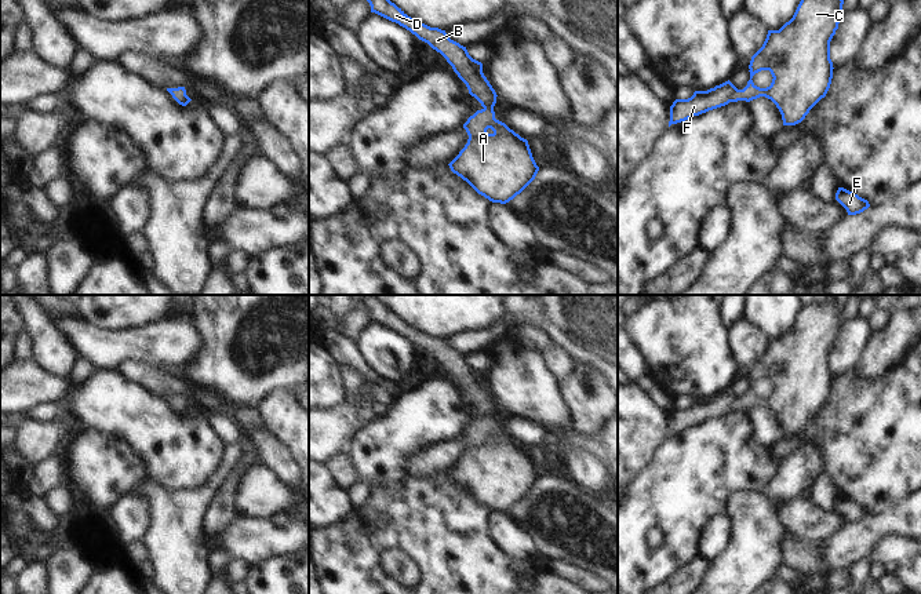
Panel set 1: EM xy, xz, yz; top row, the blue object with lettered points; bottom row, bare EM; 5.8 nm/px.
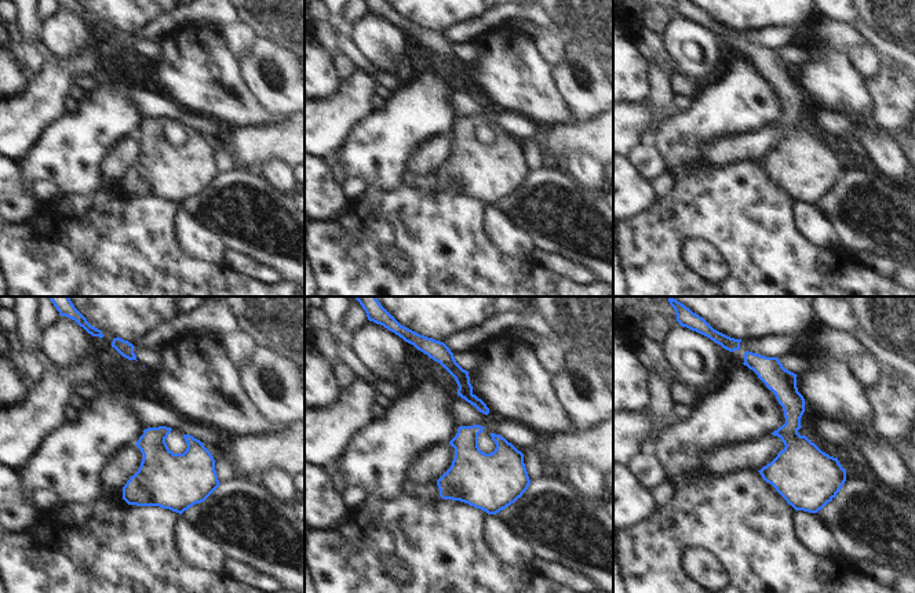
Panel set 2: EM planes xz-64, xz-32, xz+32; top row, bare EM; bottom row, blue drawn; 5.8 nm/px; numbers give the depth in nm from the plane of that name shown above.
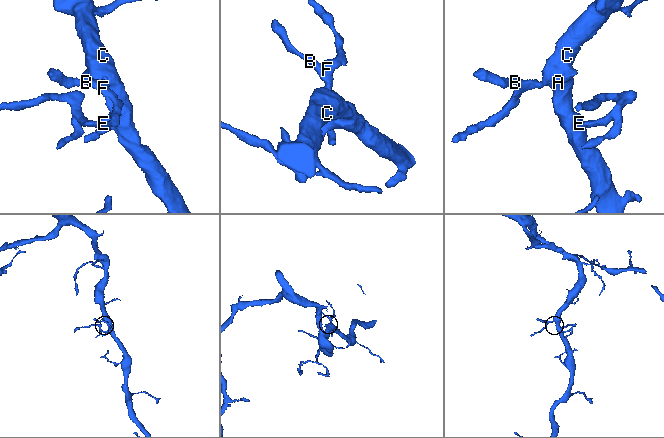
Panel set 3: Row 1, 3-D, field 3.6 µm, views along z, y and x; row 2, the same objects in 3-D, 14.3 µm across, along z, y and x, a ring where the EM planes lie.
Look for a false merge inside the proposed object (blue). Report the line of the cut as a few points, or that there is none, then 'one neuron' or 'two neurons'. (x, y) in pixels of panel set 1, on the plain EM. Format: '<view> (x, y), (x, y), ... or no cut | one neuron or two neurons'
no cut | one neuron

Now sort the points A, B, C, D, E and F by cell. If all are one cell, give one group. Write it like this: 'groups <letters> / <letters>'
groups A B C D E F

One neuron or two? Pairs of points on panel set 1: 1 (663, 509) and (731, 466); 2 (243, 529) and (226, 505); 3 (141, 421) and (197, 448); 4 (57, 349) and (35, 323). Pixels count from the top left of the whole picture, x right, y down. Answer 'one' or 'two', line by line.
1: one
2: two
3: one
4: one

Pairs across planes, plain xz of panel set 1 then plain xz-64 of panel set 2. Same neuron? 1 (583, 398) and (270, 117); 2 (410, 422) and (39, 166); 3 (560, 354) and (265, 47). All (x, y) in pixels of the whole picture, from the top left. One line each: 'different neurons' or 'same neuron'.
1: different neurons
2: same neuron
3: different neurons

